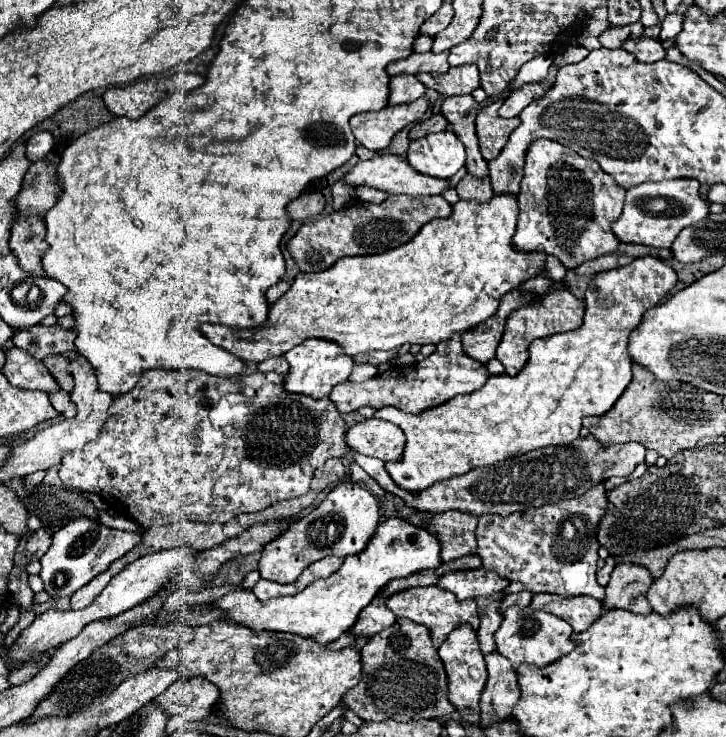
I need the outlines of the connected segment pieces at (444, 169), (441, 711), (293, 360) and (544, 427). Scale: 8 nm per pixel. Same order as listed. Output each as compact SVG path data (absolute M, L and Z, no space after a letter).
M444 130L412 140L406 160L416 172L446 180L464 166L466 154L458 136L452 130Z
M398 618L390 628L378 632L362 648L362 680L344 696L344 704L362 720L418 720L442 718L454 712L448 702L446 672L430 640L428 628L408 618Z
M308 338L302 344L294 346L290 352L286 352L284 356L290 362L290 372L284 382L288 392L300 392L300 394L306 394L312 398L328 396L332 386L348 380L348 376L352 374L352 368L354 368L354 358L344 354L336 342L324 340L324 338Z
M646 256L636 258L632 264L600 272L586 290L586 312L580 328L554 334L548 338L538 338L530 344L530 358L526 366L516 376L498 374L490 376L480 390L464 396L456 396L430 410L408 414L394 406L384 406L376 412L376 418L394 422L406 434L406 448L400 460L388 462L386 472L392 476L398 488L406 492L422 492L442 480L460 476L478 466L490 466L500 460L526 454L530 450L570 444L580 436L584 416L602 416L624 392L626 384L632 380L632 358L628 356L628 334L640 322L642 314L656 306L676 284L676 272L660 258Z

